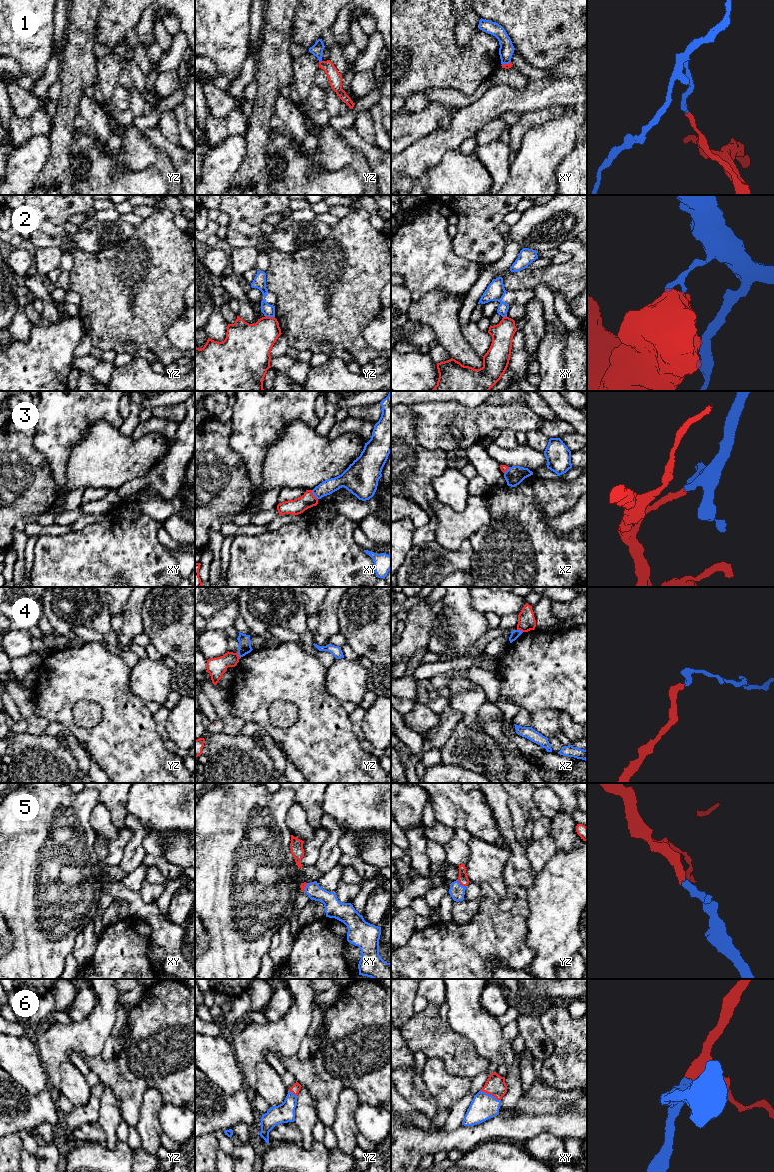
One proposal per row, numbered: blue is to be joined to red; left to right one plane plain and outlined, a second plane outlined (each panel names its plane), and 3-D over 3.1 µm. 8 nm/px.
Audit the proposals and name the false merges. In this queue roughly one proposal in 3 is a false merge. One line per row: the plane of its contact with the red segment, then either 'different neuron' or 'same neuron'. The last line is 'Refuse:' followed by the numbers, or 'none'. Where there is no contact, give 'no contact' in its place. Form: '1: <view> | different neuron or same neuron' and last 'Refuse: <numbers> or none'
1: yz | different neuron
2: yz | different neuron
3: xy | different neuron
4: xz | different neuron
5: yz | same neuron
6: xy | same neuron
Refuse: 1, 2, 3, 4

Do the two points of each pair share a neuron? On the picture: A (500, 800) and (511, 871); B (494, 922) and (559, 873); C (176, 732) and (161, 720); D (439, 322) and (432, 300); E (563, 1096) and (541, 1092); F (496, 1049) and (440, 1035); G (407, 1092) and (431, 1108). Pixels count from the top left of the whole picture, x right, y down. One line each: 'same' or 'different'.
A: same
B: different
C: different
D: same
E: same
F: different
G: same

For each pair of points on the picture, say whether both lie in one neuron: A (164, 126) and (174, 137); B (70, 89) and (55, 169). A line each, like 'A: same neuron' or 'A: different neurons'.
A: same neuron
B: same neuron

